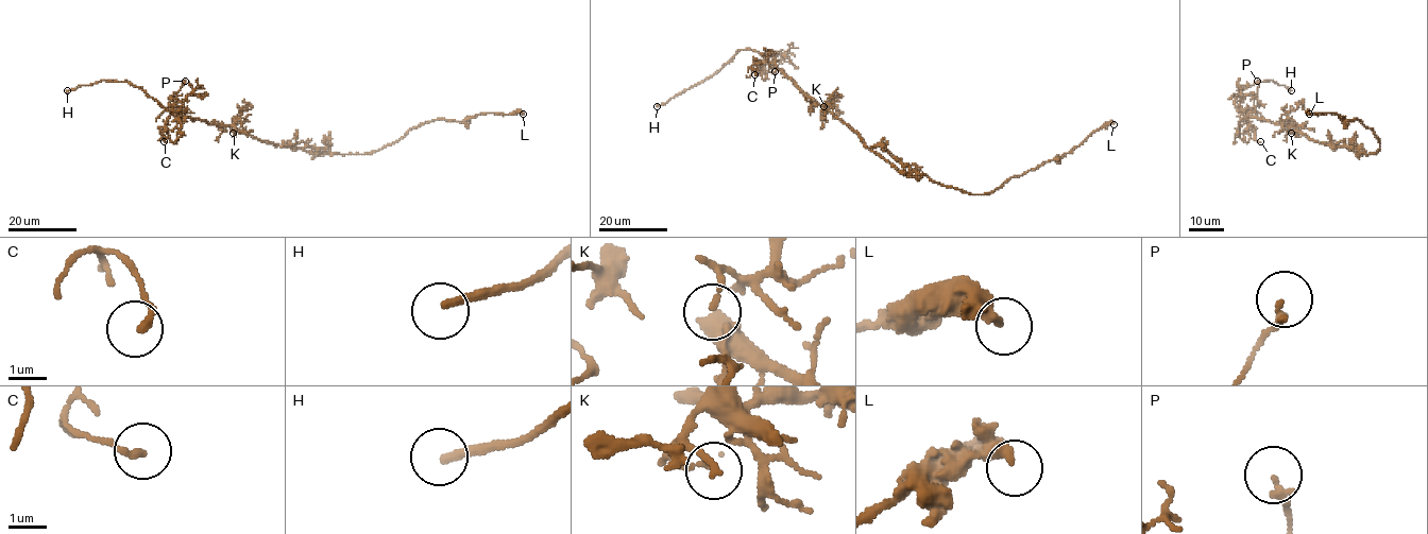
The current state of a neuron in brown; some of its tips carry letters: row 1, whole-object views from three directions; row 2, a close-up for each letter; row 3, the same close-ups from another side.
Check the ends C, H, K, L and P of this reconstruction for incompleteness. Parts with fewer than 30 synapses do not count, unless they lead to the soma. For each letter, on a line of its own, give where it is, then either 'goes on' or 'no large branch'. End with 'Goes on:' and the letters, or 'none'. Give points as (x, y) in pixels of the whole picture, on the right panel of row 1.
C: at (1260, 141); no large branch
H: at (1291, 90); goes on
K: at (1291, 133); no large branch
L: at (1309, 114); no large branch
P: at (1257, 81); no large branch
Goes on: H

